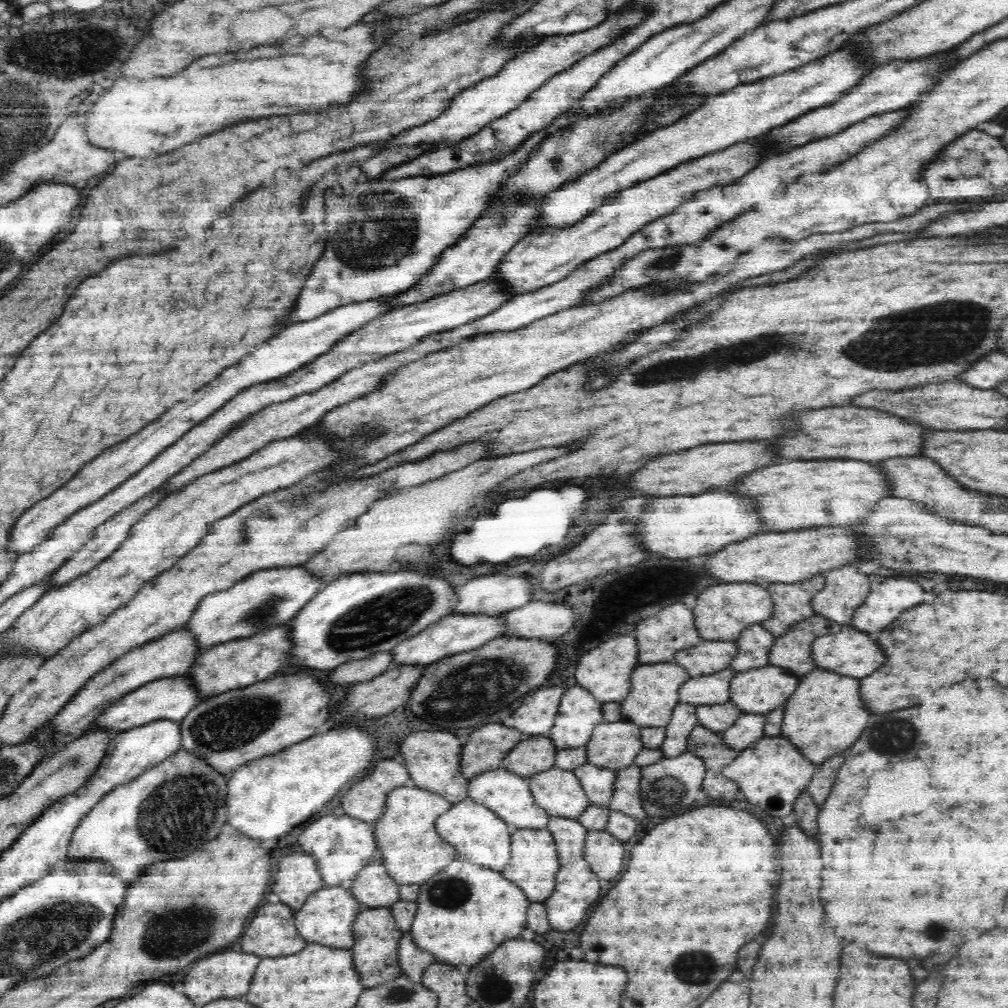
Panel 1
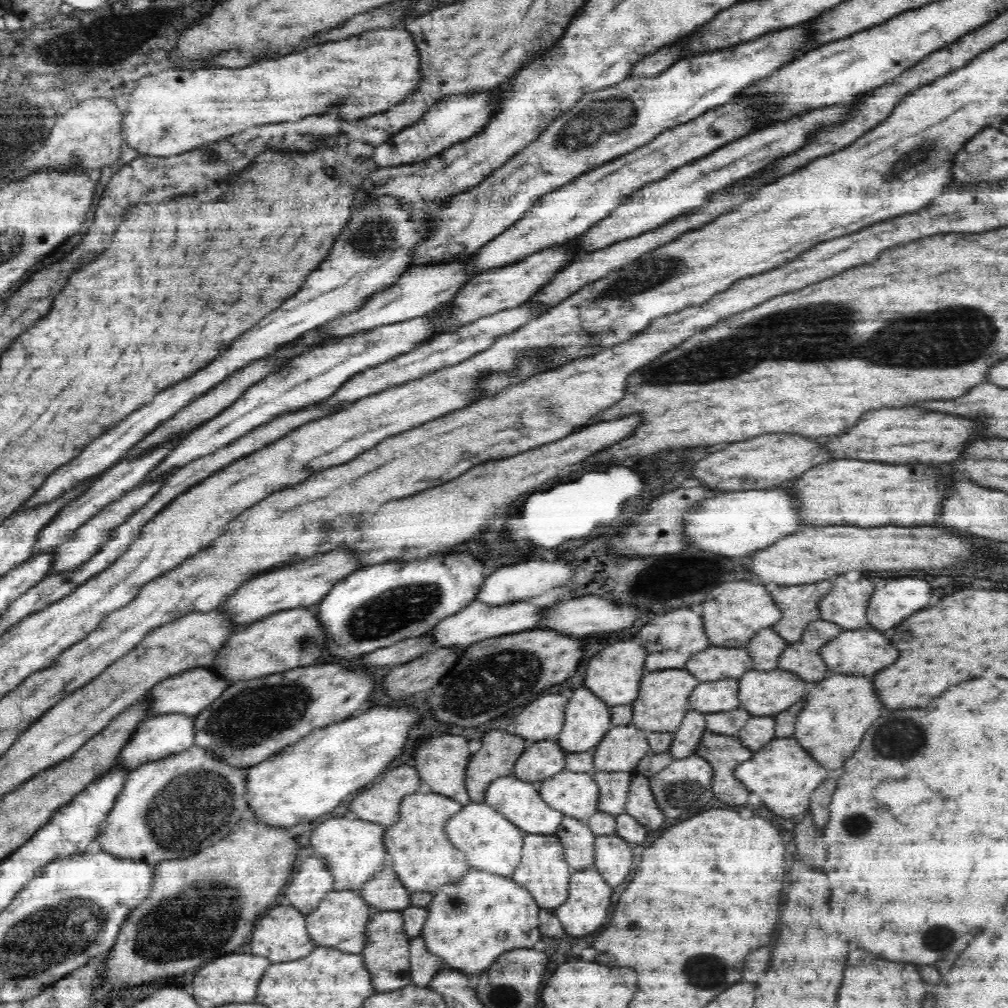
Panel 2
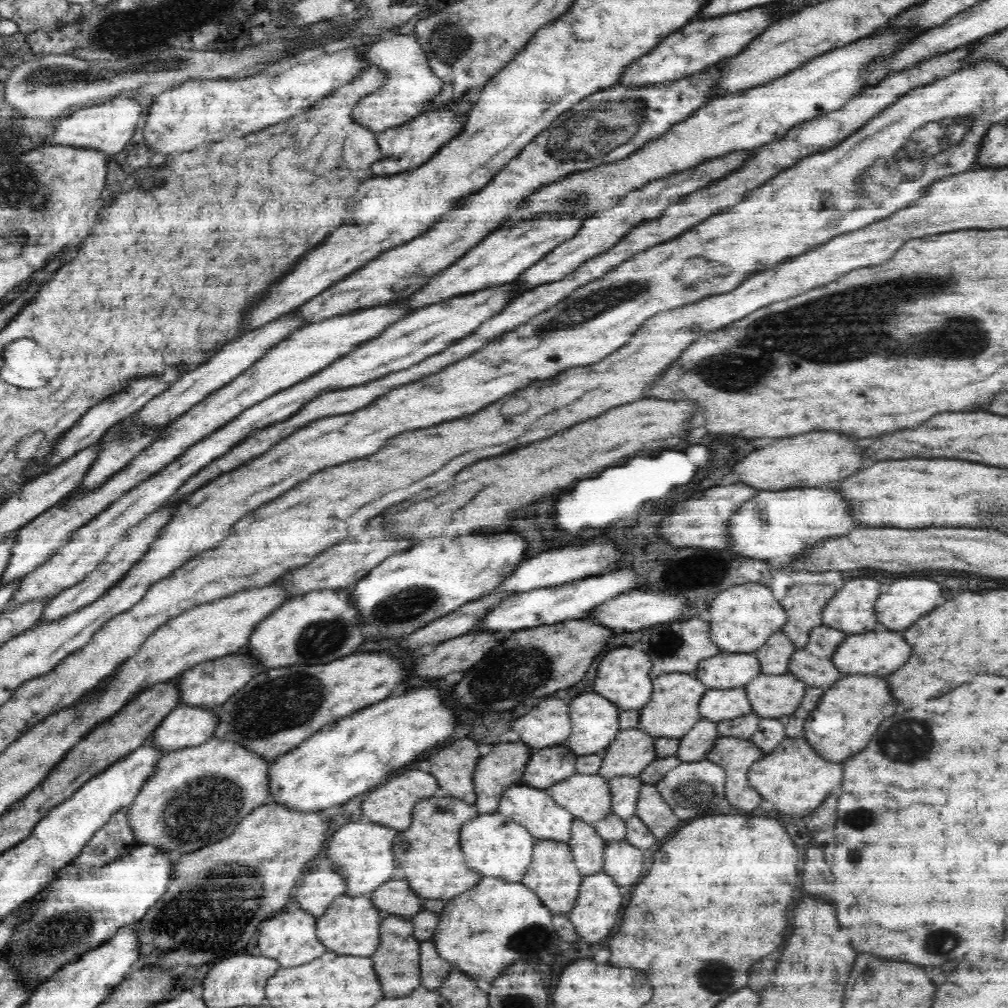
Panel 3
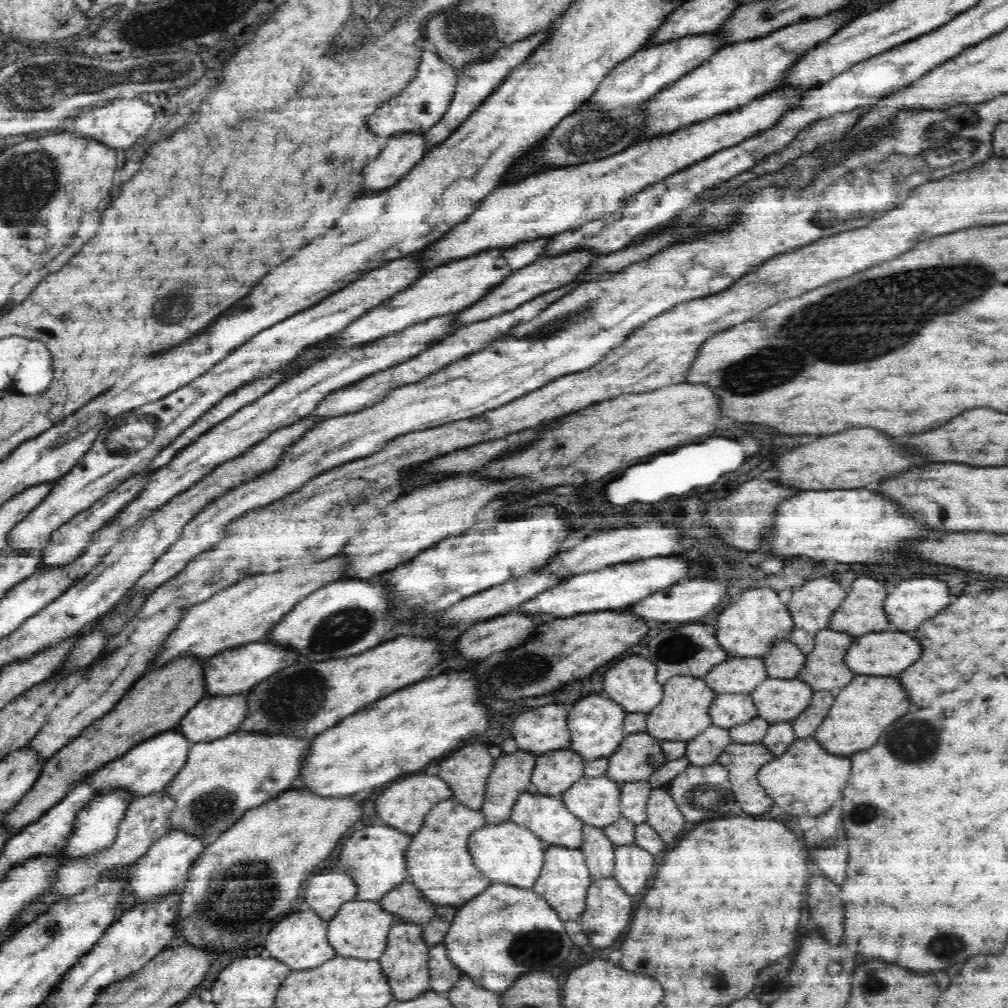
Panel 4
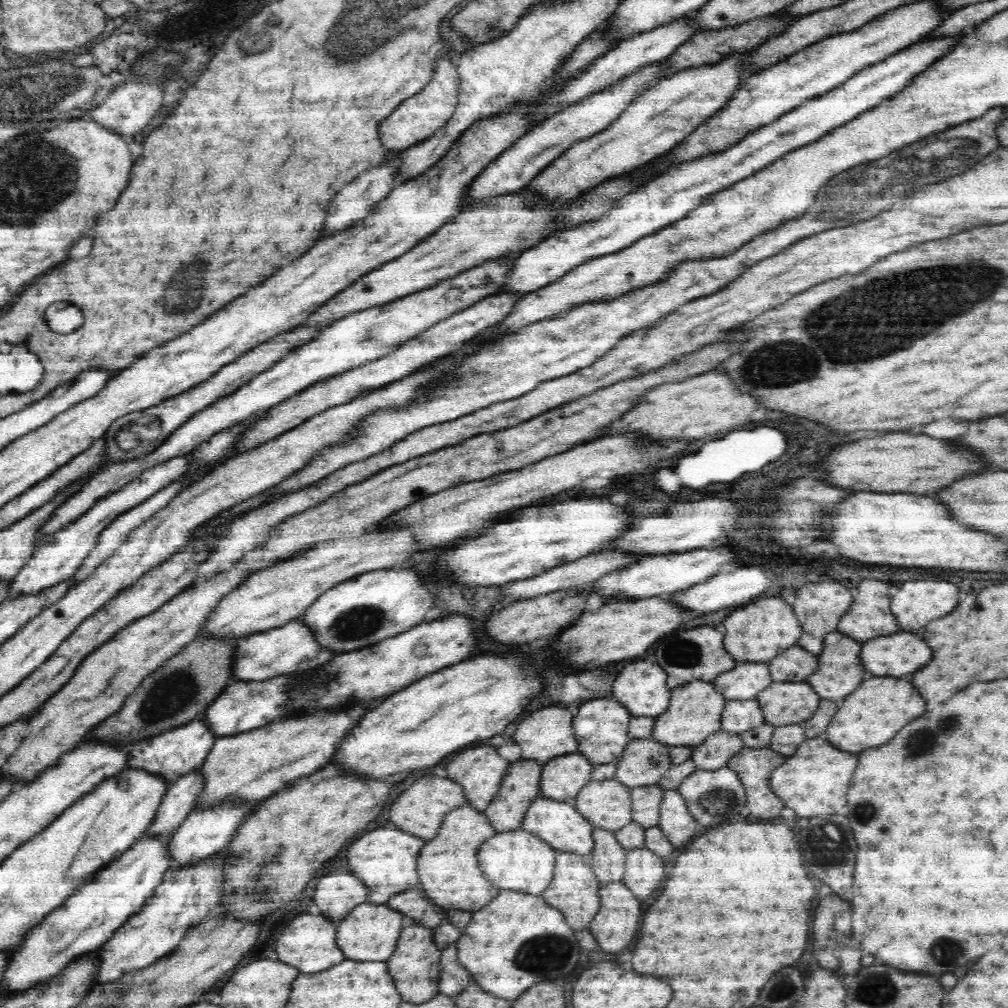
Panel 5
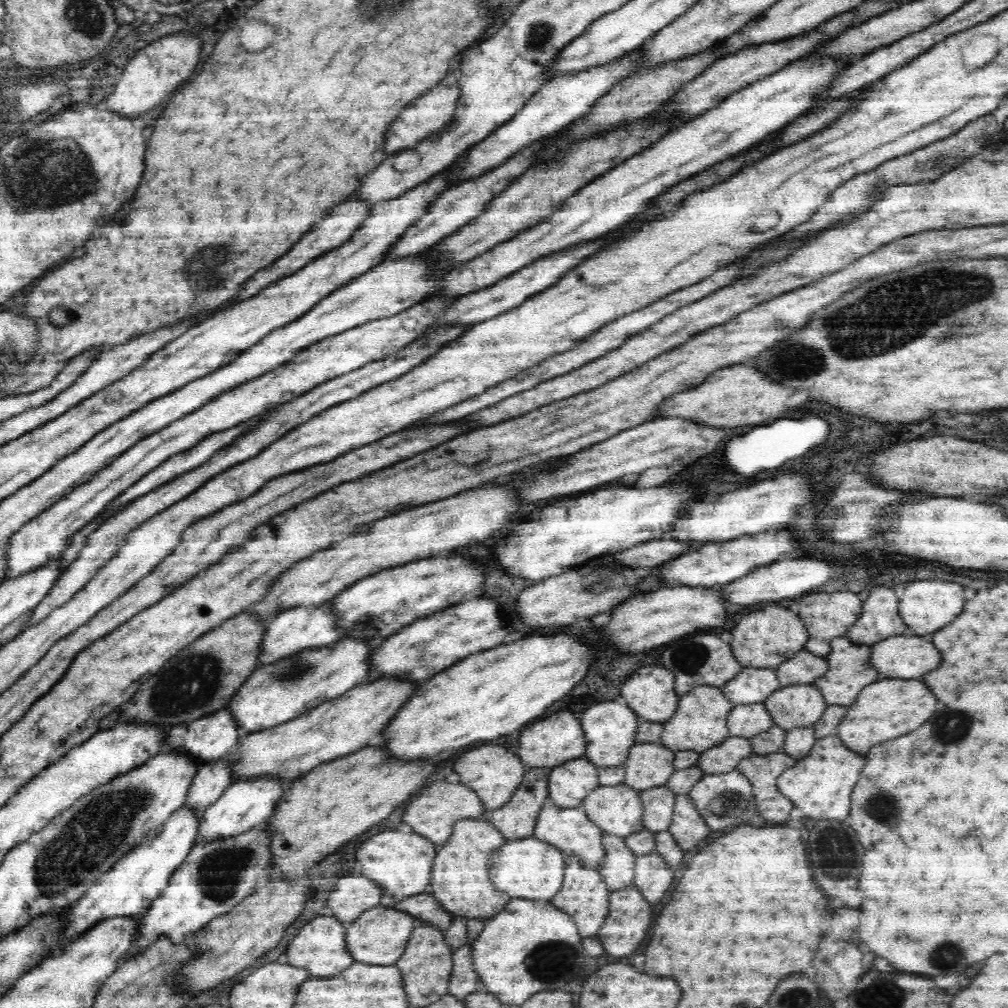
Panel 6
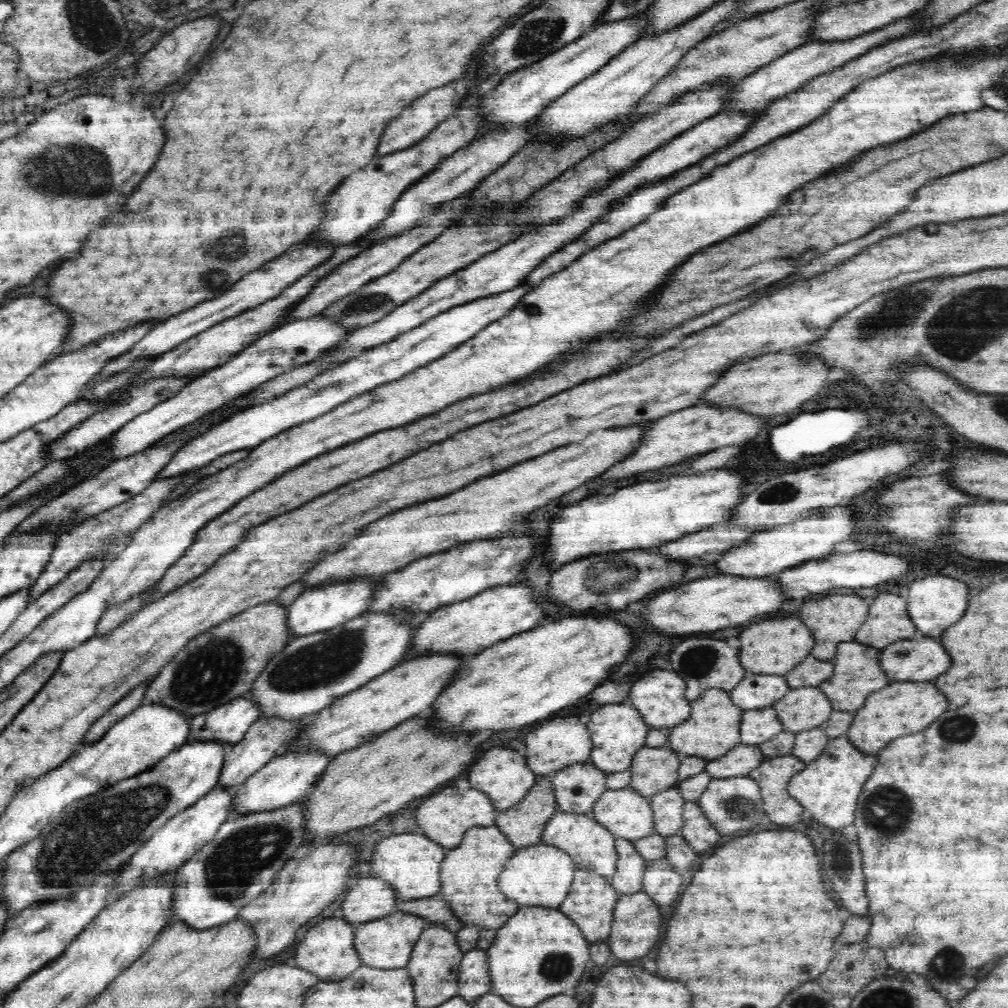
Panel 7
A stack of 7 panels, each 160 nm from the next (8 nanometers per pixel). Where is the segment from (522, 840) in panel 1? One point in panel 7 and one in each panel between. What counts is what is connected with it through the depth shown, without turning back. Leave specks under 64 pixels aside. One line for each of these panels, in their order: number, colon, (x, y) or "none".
2: (542, 869)
3: (553, 876)
4: (564, 879)
5: (573, 890)
6: (584, 895)
7: (590, 903)

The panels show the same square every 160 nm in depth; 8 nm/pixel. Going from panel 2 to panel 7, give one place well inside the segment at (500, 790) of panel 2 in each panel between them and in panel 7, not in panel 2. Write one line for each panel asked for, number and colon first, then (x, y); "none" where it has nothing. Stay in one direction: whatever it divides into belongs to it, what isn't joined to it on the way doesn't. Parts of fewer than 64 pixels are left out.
3: (533, 808)
4: (546, 816)
5: (558, 823)
6: (569, 829)
7: (591, 846)

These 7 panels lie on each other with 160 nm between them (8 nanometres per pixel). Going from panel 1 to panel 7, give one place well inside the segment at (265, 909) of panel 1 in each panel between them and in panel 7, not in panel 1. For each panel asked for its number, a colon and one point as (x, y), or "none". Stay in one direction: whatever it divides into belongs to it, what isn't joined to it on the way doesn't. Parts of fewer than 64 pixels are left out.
2: (281, 935)
3: (290, 938)
4: (300, 941)
5: (309, 944)
6: (320, 947)
7: (327, 950)

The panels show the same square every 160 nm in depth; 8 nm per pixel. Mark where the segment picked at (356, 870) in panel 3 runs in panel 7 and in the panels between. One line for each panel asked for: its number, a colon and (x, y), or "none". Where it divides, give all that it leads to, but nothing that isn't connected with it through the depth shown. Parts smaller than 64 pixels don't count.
4: (374, 856)
5: (384, 859)
6: (400, 862)
7: (411, 863)

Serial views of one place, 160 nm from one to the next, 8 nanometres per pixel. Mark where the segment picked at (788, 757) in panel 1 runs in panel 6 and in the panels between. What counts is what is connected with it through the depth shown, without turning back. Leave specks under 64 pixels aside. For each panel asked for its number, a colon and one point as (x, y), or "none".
2: (781, 773)
3: (796, 780)
4: (806, 780)
5: (813, 781)
6: (820, 784)

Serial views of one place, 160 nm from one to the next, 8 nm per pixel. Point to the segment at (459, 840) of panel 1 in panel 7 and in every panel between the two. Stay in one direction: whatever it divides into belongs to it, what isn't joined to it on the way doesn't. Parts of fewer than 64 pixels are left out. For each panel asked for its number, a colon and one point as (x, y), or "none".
2: (491, 842)
3: (494, 845)
4: (508, 853)
5: (517, 860)
6: (526, 867)
7: (539, 874)

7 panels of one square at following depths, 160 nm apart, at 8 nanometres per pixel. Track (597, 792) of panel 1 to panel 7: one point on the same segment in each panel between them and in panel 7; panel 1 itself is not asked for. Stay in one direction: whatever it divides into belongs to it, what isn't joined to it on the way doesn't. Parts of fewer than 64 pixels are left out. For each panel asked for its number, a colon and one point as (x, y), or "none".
2: (612, 786)
3: (624, 790)
4: (633, 799)
5: (645, 800)
6: (657, 803)
7: (667, 806)

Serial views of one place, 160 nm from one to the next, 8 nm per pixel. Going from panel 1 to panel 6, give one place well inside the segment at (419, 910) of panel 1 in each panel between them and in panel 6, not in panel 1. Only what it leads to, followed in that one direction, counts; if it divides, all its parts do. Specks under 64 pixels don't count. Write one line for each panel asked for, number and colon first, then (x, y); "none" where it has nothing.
2: (471, 920)
3: (492, 924)
4: (505, 930)
5: (516, 939)
6: (531, 946)

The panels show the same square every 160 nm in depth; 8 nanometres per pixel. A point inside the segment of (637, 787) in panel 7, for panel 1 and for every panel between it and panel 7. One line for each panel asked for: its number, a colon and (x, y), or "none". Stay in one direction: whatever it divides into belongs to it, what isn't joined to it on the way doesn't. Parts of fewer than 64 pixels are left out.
1: (613, 745)
2: (622, 748)
3: (632, 750)
4: (639, 755)
5: (644, 761)
6: (649, 765)

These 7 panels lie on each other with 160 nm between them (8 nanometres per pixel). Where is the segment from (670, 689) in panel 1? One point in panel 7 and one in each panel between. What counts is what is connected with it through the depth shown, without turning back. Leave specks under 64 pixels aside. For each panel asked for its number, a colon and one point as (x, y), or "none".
2: (662, 702)
3: (672, 710)
4: (682, 714)
5: (695, 709)
6: (700, 721)
7: (712, 729)

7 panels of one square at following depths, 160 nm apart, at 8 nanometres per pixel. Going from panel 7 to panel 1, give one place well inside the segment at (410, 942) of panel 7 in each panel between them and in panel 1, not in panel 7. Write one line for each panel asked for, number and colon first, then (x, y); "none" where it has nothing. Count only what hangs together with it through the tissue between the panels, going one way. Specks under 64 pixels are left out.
1: (326, 917)
2: (339, 920)
3: (350, 925)
4: (359, 929)
5: (369, 932)
6: (379, 935)

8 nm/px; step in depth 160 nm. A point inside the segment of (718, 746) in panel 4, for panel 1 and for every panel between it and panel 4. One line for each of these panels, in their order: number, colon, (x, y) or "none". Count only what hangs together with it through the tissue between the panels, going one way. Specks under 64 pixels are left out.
1: (683, 718)
2: (686, 737)
3: (696, 743)

